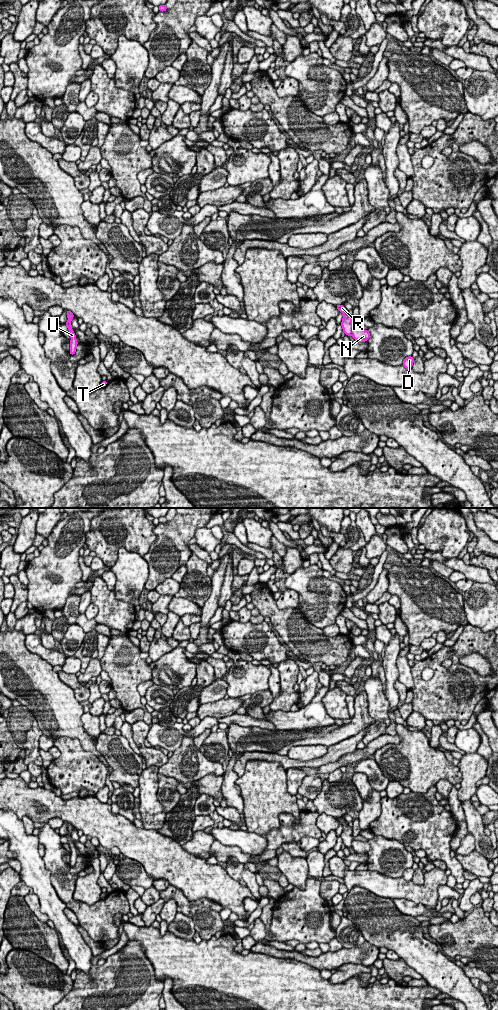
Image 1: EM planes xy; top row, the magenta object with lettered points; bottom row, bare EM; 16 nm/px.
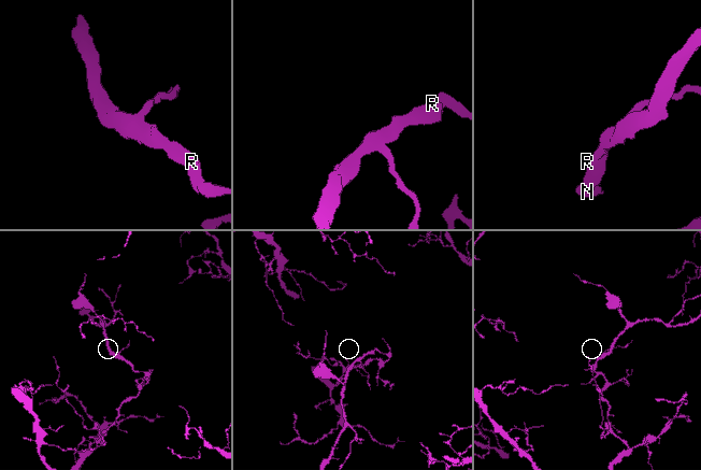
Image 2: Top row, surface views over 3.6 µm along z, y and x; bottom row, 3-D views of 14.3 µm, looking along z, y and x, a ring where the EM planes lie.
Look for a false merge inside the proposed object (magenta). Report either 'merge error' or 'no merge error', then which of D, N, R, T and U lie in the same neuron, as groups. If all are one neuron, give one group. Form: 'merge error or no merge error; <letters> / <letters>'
merge error; D N T U / R

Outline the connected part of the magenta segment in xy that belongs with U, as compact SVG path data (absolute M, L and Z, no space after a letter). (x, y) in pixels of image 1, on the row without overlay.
M66 822L66 824L67 824L68 833L65 835L65 837L68 839L69 846L70 846L70 849L71 849L69 865L71 867L74 867L75 864L76 864L77 856L78 856L78 854L76 852L77 848L75 847L75 845L74 845L74 843L72 841L72 838L71 838L71 832L73 831L74 826L69 822Z

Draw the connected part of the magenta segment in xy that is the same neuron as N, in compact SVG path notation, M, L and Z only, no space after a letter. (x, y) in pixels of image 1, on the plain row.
M353 840L352 846L356 854L365 854L370 850L370 845L367 842Z

